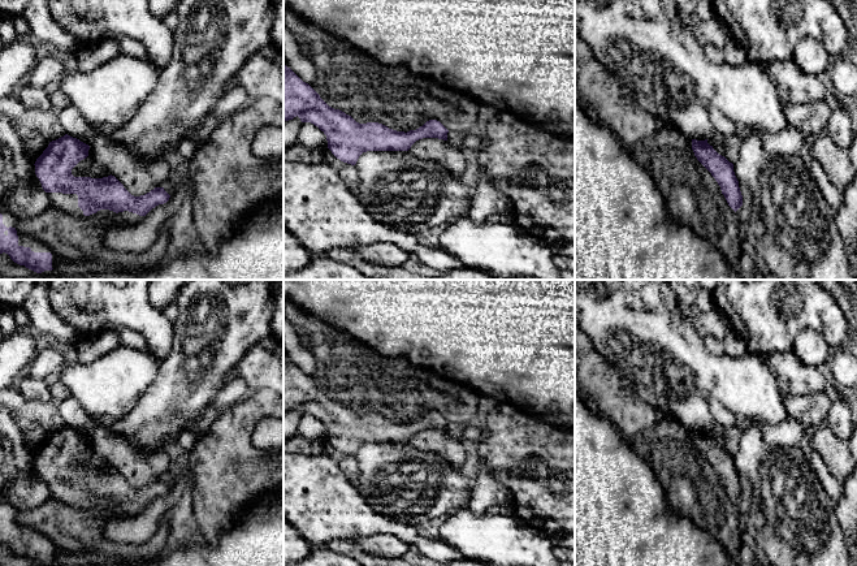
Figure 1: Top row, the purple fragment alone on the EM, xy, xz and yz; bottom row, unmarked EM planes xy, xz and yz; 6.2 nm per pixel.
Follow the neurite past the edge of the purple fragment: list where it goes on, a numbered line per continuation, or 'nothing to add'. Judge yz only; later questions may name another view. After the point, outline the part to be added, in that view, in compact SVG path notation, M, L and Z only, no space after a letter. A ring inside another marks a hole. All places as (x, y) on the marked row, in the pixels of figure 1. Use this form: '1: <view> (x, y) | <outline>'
1: yz (743, 214) | M741 206L741 207L736 211L736 215L739 216L740 222L748 222L748 220L749 220L749 212L748 212L748 209L746 209L744 206Z

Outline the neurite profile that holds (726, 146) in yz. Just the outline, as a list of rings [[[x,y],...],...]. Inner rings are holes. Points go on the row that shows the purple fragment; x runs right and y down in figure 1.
[[[718,131],[707,139],[707,143],[722,156],[724,156],[730,163],[735,164],[739,159],[739,134],[726,137]]]

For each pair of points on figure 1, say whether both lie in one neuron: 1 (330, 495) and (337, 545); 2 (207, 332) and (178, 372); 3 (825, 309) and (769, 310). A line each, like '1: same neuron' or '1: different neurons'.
1: different neurons
2: same neuron
3: same neuron

